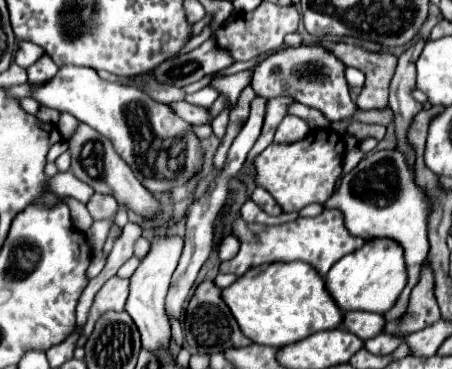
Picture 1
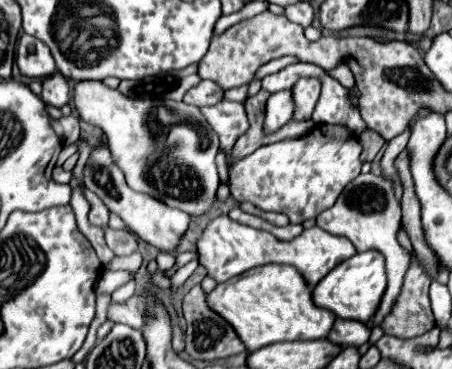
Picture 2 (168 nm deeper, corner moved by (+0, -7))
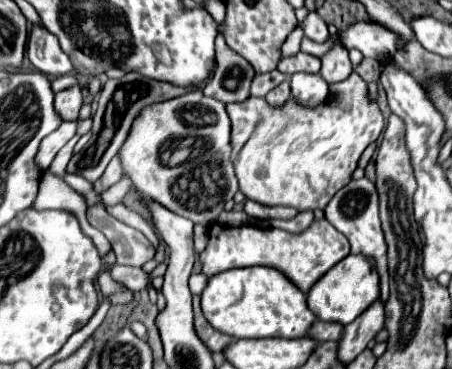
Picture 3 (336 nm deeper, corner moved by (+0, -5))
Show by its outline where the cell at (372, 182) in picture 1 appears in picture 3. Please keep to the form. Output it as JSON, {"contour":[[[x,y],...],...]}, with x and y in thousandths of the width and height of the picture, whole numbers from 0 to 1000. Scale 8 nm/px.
{"contour":[[[810,480],[792,491],[774,491],[765,507],[757,507],[735,545],[717,566],[721,593],[757,631],[779,664],[779,686],[796,686],[805,696],[827,702],[832,734],[841,745],[841,805],[858,805],[858,724],[854,724],[854,653],[850,631],[841,615],[841,588],[836,588],[836,523],[827,496],[819,496]]]}

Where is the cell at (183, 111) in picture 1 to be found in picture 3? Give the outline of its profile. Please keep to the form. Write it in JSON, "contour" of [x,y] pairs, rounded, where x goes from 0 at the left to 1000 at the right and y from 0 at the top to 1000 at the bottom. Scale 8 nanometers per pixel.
{"contour":[[[779,198],[779,209],[735,225],[726,274],[699,290],[673,290],[646,263],[624,290],[602,290],[584,263],[504,279],[500,295],[513,322],[513,442],[544,539],[580,556],[633,556],[659,572],[717,566],[739,523],[774,491],[801,409],[836,377],[850,344],[850,317],[836,285],[814,274],[810,241],[810,220]]]}

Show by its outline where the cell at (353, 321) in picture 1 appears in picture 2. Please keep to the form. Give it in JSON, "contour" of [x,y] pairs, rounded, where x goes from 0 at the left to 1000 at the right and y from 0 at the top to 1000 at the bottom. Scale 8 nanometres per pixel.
{"contour":[[[743,864],[726,919],[735,930],[748,930],[757,940],[770,940],[770,935],[783,935],[783,940],[796,940],[805,930],[814,930],[819,919],[819,886],[801,870],[774,870],[774,864]]]}

